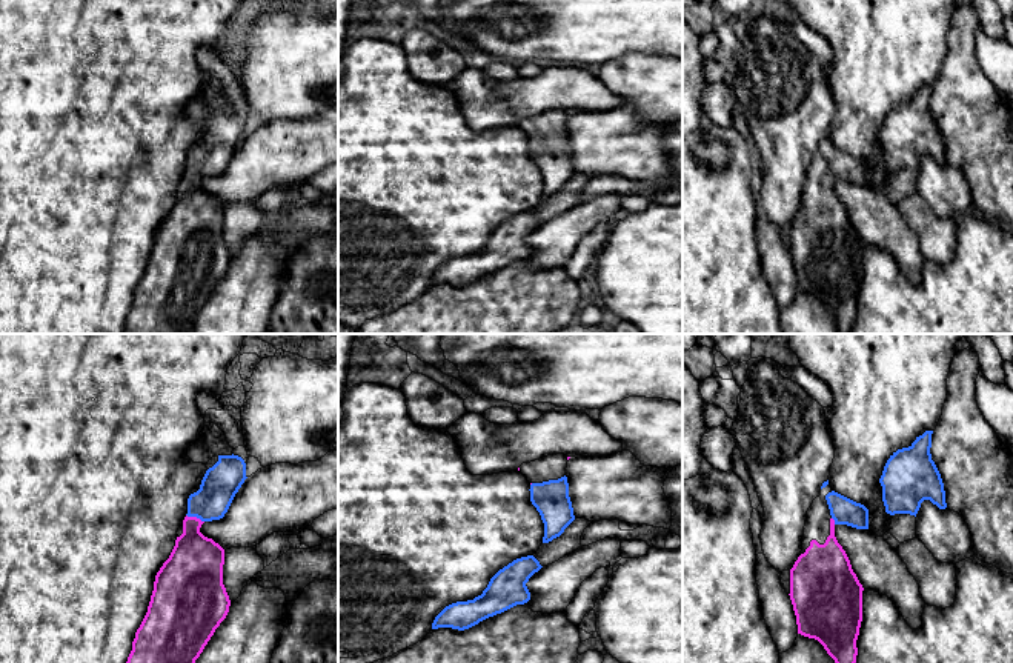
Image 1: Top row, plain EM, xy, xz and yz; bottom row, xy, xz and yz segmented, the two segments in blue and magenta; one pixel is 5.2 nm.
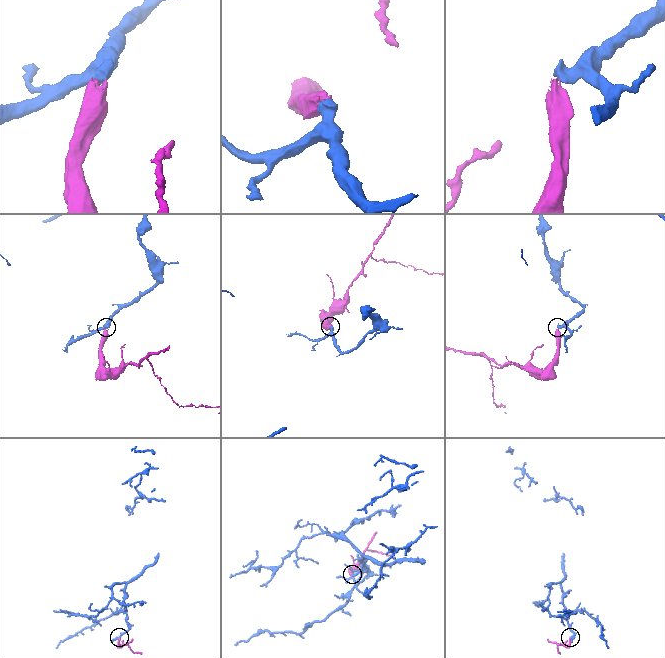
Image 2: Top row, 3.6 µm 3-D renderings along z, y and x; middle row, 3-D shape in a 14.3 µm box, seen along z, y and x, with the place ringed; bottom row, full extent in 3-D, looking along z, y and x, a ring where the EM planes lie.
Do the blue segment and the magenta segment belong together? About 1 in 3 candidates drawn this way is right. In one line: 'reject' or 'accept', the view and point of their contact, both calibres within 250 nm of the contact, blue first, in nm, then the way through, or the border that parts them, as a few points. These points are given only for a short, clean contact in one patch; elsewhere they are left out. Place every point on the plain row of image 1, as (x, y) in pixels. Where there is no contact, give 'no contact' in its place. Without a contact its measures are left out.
accept | xy (195, 171) | 190/280 nm | across xy (220, 139), (215, 151), (195, 171), (195, 219)

